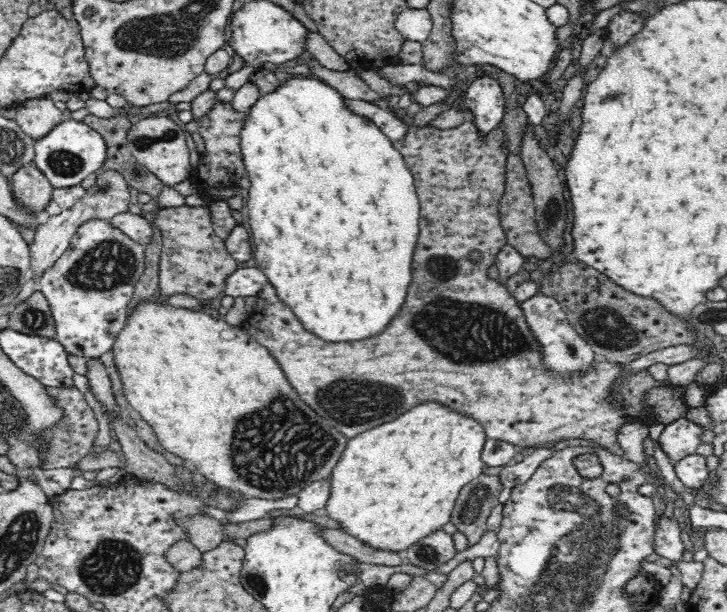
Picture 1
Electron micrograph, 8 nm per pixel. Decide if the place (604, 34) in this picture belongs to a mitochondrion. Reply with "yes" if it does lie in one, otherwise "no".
no

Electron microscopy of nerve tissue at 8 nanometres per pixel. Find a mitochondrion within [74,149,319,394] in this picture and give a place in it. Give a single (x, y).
(107, 184)

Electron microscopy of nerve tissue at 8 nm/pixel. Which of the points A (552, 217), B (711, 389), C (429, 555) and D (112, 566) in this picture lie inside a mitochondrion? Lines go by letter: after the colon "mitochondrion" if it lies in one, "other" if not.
A: mitochondrion
B: other
C: mitochondrion
D: mitochondrion

